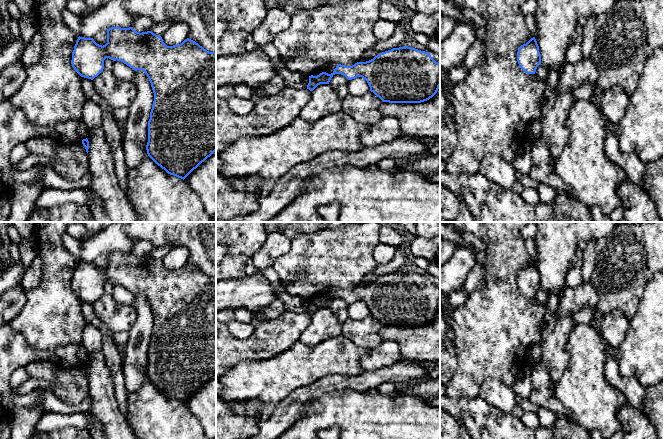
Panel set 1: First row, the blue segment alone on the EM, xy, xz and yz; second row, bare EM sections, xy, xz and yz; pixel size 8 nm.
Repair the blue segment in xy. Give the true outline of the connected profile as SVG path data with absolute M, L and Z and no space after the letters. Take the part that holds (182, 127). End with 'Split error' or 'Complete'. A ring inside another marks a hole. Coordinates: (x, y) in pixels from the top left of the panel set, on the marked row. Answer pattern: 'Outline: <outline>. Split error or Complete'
Outline: M111 27L107 30L107 43L105 45L97 44L93 38L78 37L74 50L72 52L71 64L74 70L84 78L93 80L104 69L104 60L109 58L113 61L121 61L133 70L142 70L147 75L154 93L154 101L150 112L150 119L148 121L148 142L146 150L148 156L168 174L174 175L178 178L185 179L194 169L196 169L202 162L210 157L216 151L216 52L209 52L200 46L195 41L187 38L182 43L173 46L167 46L161 36L154 34L152 31L137 32L133 27L121 28Z. Complete

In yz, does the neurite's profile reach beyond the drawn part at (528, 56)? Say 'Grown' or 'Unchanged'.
Unchanged

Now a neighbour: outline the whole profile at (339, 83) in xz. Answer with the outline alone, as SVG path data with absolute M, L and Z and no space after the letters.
M335 74L329 82L332 88L337 92L340 100L344 99L349 94L348 81L349 80L345 76L341 74Z

